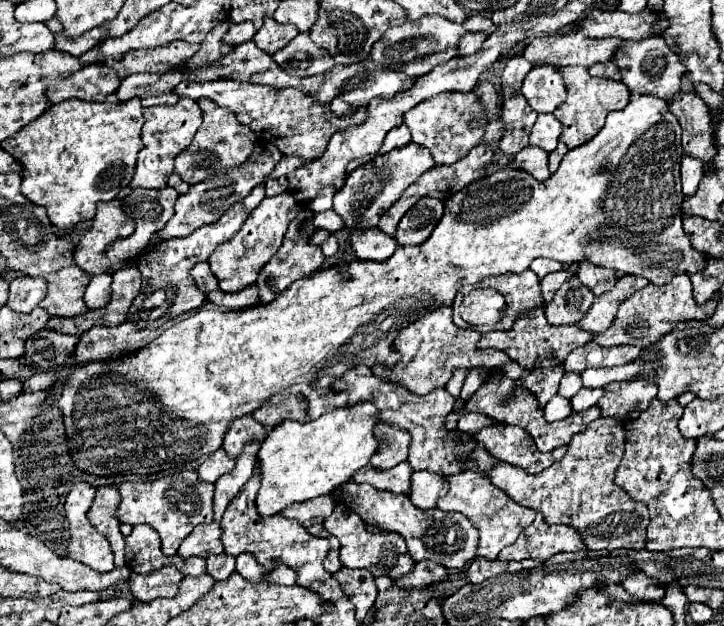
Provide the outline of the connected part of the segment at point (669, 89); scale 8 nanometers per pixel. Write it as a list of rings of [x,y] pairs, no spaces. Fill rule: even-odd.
[[[624,41],[614,63],[620,67],[622,81],[628,85],[632,93],[638,95],[656,95],[670,101],[670,95],[680,91],[680,79],[684,75],[684,65],[680,63],[676,51],[672,51],[666,43],[644,43],[644,41]]]

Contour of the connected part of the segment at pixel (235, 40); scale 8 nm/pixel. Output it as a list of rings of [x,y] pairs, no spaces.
[[[246,21],[246,23],[232,23],[232,27],[224,35],[224,43],[240,45],[240,43],[250,41],[254,35],[256,35],[256,27],[250,21]]]

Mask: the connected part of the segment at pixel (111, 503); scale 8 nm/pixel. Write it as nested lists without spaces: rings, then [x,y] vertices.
[[[114,485],[100,487],[96,491],[96,499],[88,517],[90,517],[90,523],[110,541],[110,547],[116,557],[116,567],[122,567],[124,565],[124,535],[120,533],[120,521],[116,519],[118,503],[120,503],[120,493]]]

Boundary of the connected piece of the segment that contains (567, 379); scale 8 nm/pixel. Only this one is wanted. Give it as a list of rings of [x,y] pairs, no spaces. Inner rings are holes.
[[[564,373],[564,377],[562,377],[562,381],[560,381],[560,389],[558,389],[558,395],[562,395],[564,399],[572,399],[576,393],[578,393],[578,389],[582,387],[582,379],[580,379],[580,375],[572,375],[572,373]]]

